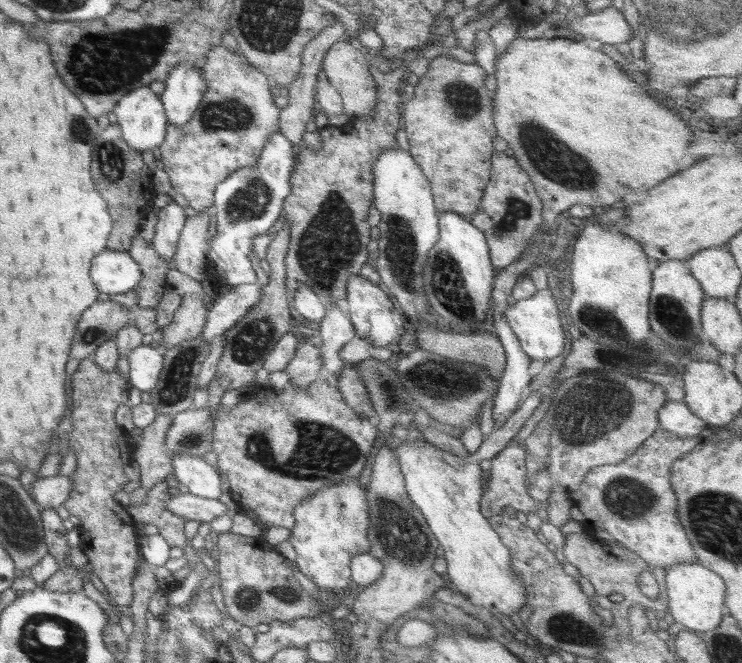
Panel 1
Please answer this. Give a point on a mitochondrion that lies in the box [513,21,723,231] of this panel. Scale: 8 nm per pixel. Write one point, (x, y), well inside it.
(546, 155)

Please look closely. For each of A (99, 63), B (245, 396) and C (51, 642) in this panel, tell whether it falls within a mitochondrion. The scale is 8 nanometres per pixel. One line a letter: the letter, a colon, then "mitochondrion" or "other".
A: mitochondrion
B: other
C: mitochondrion

